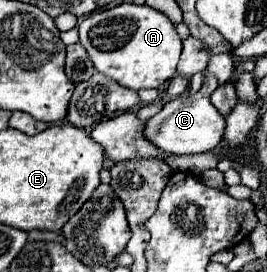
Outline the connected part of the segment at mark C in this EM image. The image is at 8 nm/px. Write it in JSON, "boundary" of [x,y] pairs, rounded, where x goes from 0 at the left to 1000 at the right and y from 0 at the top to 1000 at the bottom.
{"boundary":[[[768,268],[760,320],[749,335],[738,335],[730,349],[678,349],[678,357],[633,371],[625,386],[610,386],[610,401],[588,423],[573,423],[543,452],[543,474],[536,474],[543,504],[573,533],[588,533],[603,555],[648,563],[648,570],[760,563],[760,555],[790,555],[798,540],[813,540],[820,518],[835,511],[843,438],[790,379],[787,353],[805,327],[813,327],[813,290],[783,268]]]}

